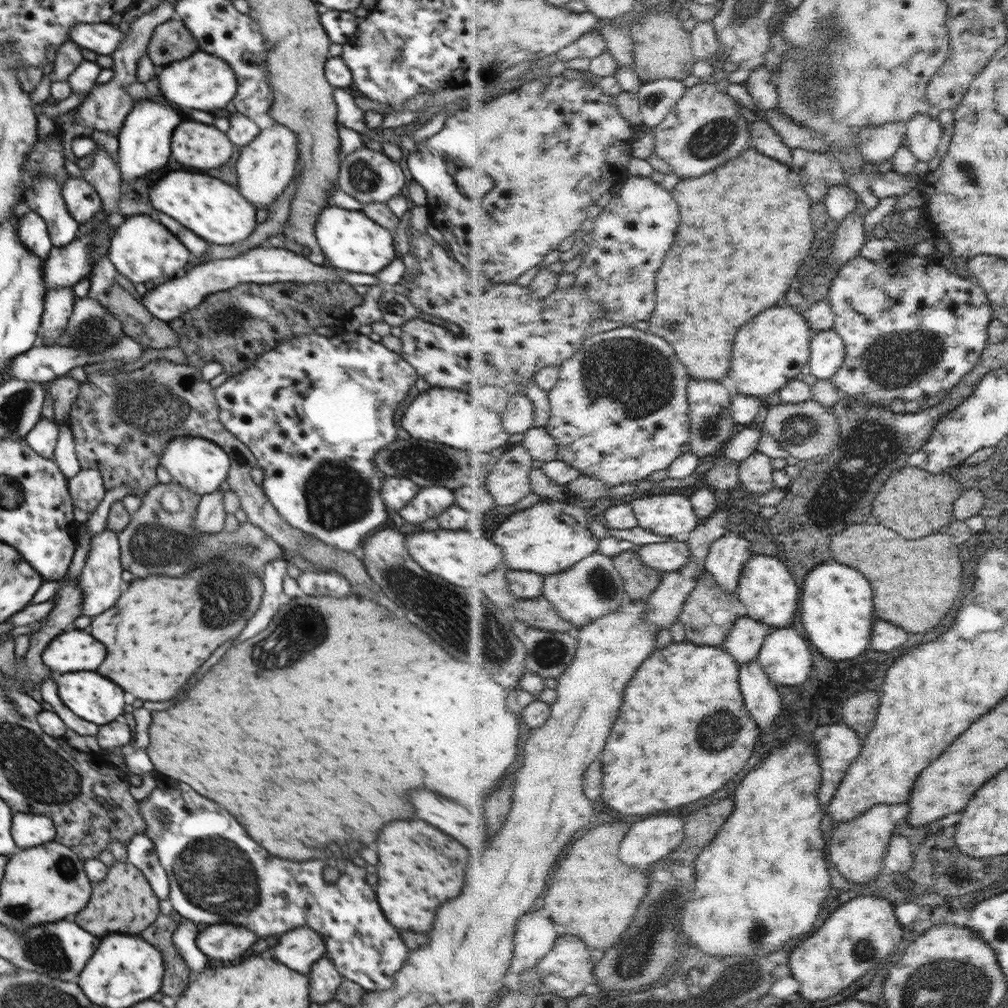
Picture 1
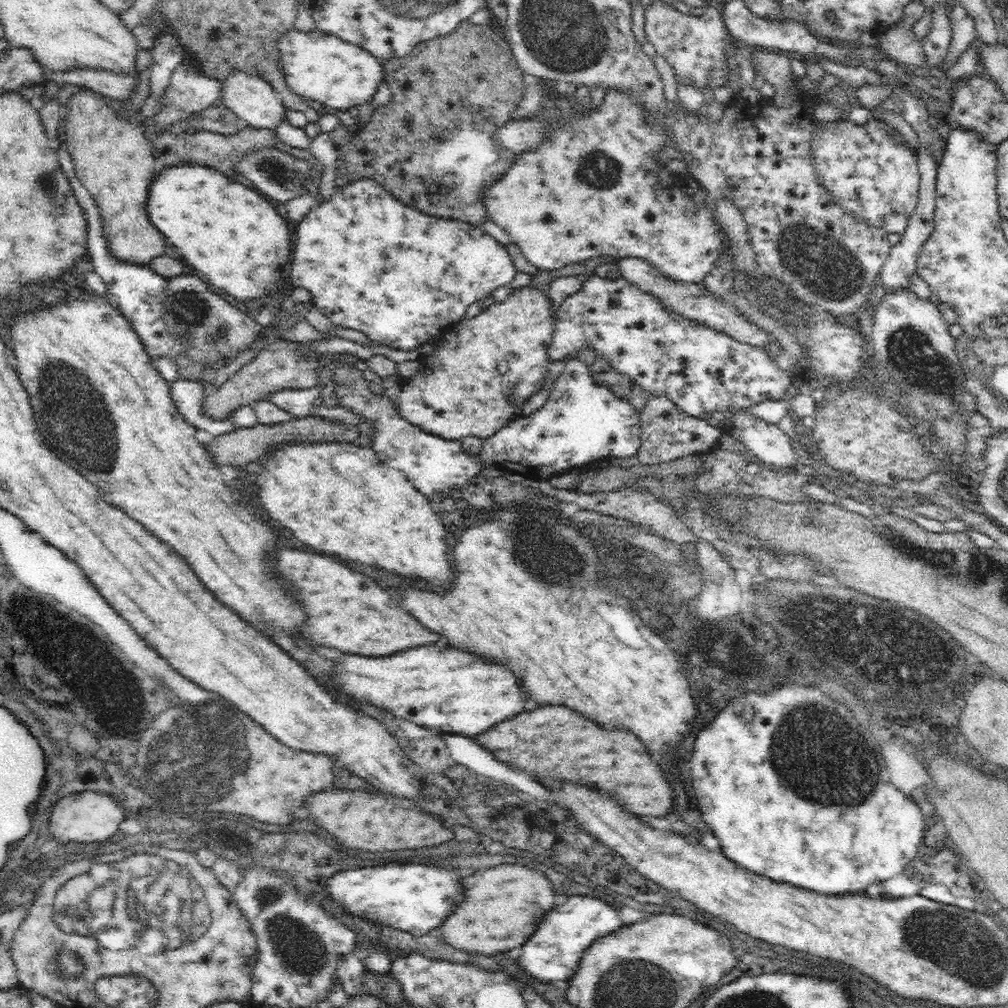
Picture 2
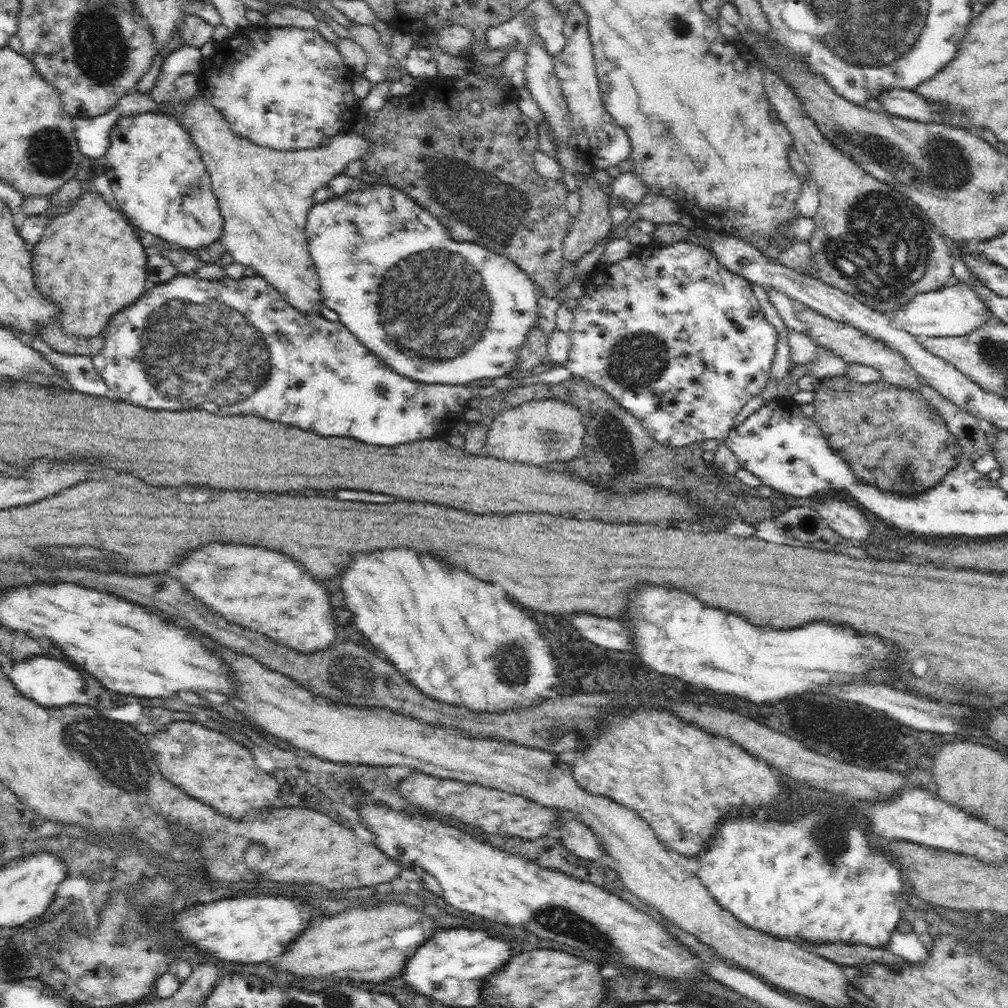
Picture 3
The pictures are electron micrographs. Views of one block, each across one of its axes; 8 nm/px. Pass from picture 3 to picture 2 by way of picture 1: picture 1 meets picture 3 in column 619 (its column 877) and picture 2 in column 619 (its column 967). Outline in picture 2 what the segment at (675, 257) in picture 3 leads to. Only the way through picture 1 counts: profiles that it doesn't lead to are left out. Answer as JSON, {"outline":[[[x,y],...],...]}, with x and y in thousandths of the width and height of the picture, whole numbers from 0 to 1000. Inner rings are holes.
{"outline":[[[589,272],[585,275],[579,275],[577,286],[568,292],[563,294],[551,307],[551,325],[549,327],[549,337],[544,345],[544,357],[546,359],[552,359],[552,357],[561,357],[562,352],[565,349],[573,349],[579,347],[579,345],[588,345],[590,353],[593,356],[599,356],[604,363],[608,365],[612,371],[619,372],[624,376],[624,379],[628,382],[629,387],[637,387],[645,393],[653,393],[658,391],[665,395],[667,399],[681,411],[688,413],[688,415],[695,415],[698,411],[704,411],[704,409],[716,409],[718,411],[723,408],[737,408],[738,405],[744,405],[748,401],[756,397],[774,397],[779,395],[778,390],[784,381],[788,378],[788,374],[785,371],[783,364],[773,363],[768,355],[764,353],[760,347],[756,344],[750,344],[749,342],[739,341],[737,338],[730,338],[728,335],[722,333],[719,329],[714,329],[713,326],[707,326],[702,322],[683,316],[683,314],[675,313],[667,307],[663,306],[658,299],[654,297],[650,292],[644,291],[642,288],[638,288],[634,283],[627,281],[627,279],[621,278],[621,276],[613,275],[612,277],[605,277],[603,275],[595,276],[595,274]]]}

